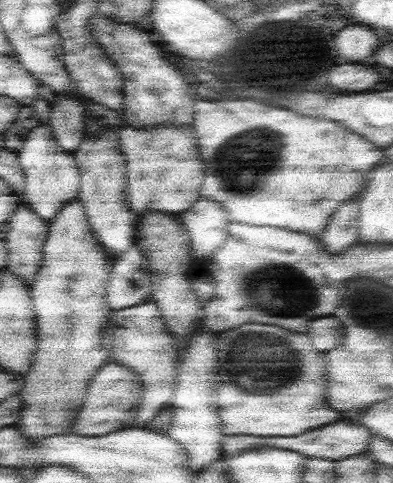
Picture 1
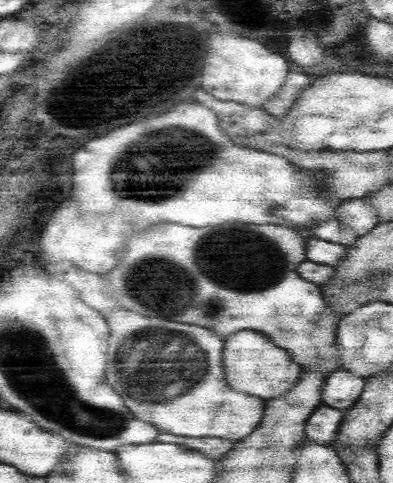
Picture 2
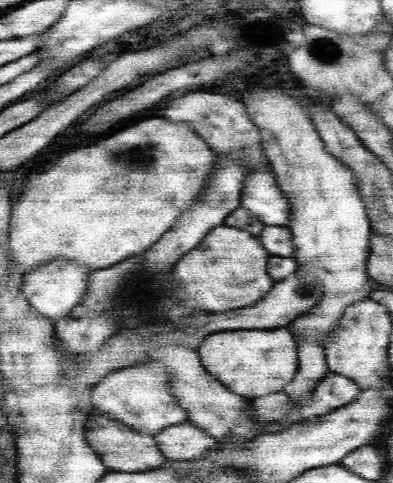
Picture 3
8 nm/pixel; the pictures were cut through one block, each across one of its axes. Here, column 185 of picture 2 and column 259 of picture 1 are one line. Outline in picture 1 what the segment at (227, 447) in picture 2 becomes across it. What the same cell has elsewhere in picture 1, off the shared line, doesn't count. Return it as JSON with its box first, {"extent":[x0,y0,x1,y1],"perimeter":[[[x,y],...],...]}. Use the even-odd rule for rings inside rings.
{"extent":[223,420,373,460],"perimeter":[[[343,420],[339,424],[327,424],[315,430],[309,430],[305,434],[299,436],[249,436],[249,434],[237,434],[237,436],[225,436],[223,438],[223,454],[225,458],[235,456],[247,448],[259,448],[259,446],[279,446],[291,452],[299,452],[299,454],[307,454],[309,458],[325,458],[325,460],[343,460],[349,456],[361,456],[369,450],[369,442],[373,440],[373,434],[369,432],[369,428],[363,426],[355,426],[355,424],[343,424]]]}

